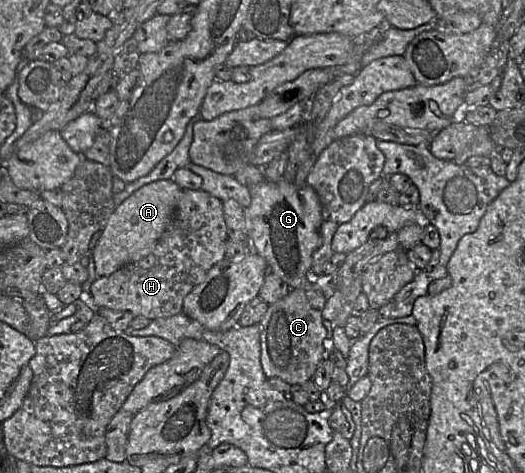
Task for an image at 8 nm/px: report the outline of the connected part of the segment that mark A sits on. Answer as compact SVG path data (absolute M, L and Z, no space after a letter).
M158 180L136 190L110 215L93 249L95 272L98 277L109 276L121 267L149 255L170 223L182 189L172 180Z

